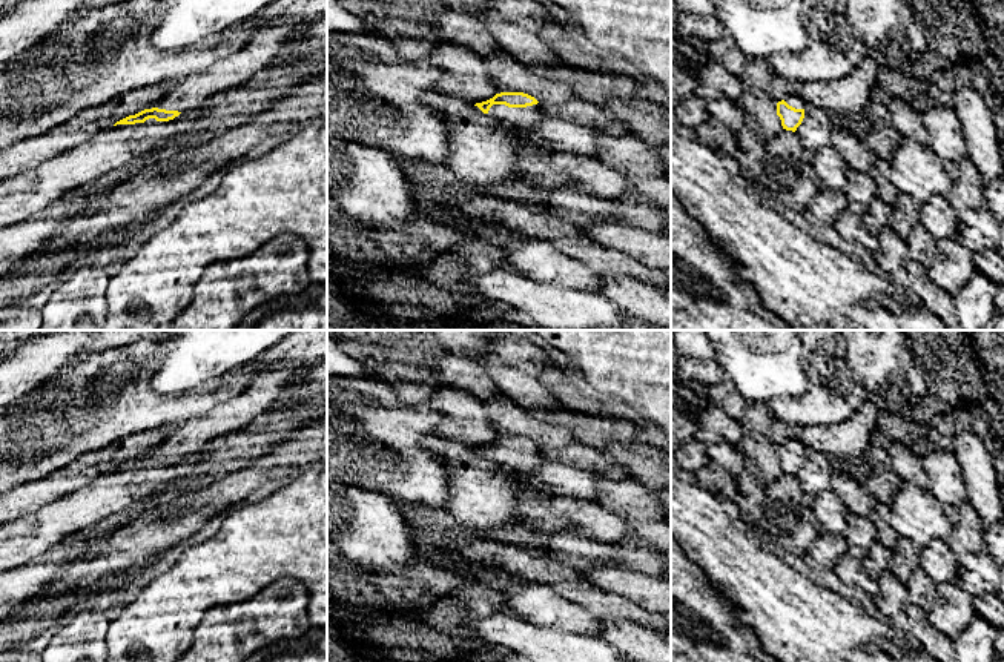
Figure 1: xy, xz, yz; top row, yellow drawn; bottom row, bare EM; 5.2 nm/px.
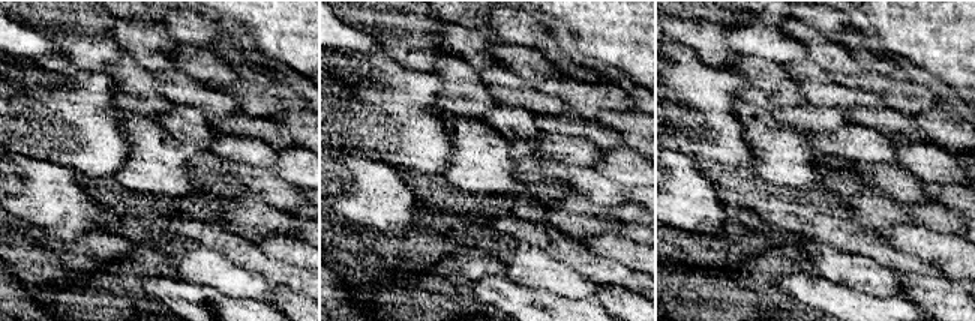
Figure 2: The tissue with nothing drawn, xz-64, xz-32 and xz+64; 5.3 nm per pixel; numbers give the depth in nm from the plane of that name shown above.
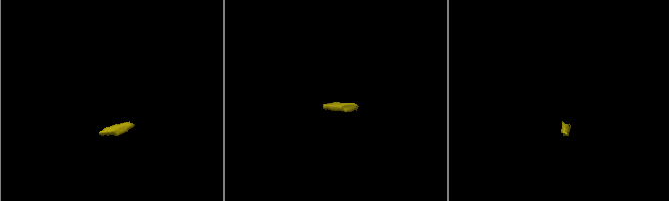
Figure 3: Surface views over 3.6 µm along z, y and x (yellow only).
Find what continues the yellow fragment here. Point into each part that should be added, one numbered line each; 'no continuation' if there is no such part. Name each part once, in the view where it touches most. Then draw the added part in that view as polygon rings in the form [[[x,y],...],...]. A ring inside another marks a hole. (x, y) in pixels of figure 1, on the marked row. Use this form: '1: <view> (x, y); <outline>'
1: xz (530, 115); [[[540,103],[527,108],[508,108],[505,104],[493,104],[488,114],[519,127],[534,126],[548,117],[542,111]]]

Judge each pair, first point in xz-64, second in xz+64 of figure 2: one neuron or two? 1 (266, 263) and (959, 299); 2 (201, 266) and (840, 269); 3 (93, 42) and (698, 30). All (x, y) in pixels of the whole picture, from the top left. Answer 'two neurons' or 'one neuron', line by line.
1: two neurons
2: one neuron
3: one neuron

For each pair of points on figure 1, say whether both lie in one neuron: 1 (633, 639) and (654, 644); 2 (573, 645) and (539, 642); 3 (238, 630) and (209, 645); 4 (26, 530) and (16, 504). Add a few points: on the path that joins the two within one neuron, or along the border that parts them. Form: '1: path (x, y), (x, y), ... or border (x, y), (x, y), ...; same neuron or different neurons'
1: path (637, 644), (650, 644); same neuron
2: path (565, 645), (547, 645); same neuron
3: path (231, 636), (217, 645); same neuron
4: border (54, 501), (16, 519); different neurons

